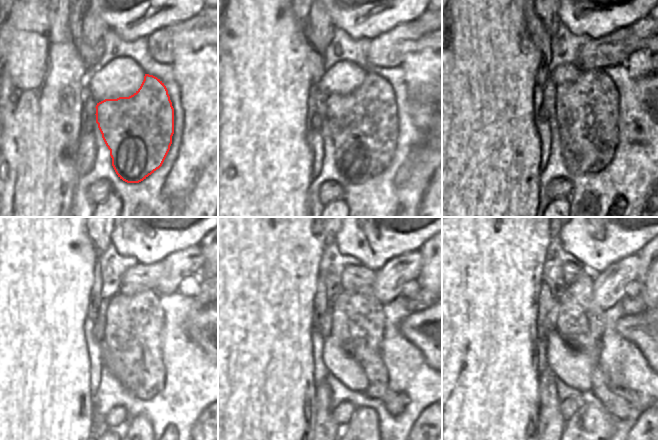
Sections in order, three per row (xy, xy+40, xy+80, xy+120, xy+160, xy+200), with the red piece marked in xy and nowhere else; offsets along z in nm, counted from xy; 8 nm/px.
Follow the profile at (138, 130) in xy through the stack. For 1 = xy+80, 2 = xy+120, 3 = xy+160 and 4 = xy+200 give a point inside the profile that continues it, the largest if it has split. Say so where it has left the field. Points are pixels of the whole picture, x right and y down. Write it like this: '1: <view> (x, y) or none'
1: xy+80 (586, 110)
2: xy+120 (132, 349)
3: xy+160 (357, 316)
4: xy+200 (580, 323)

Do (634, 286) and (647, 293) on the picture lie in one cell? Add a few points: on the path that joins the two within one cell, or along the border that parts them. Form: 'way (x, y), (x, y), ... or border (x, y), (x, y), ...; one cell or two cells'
border (637, 281), (641, 288), (640, 294); two cells

